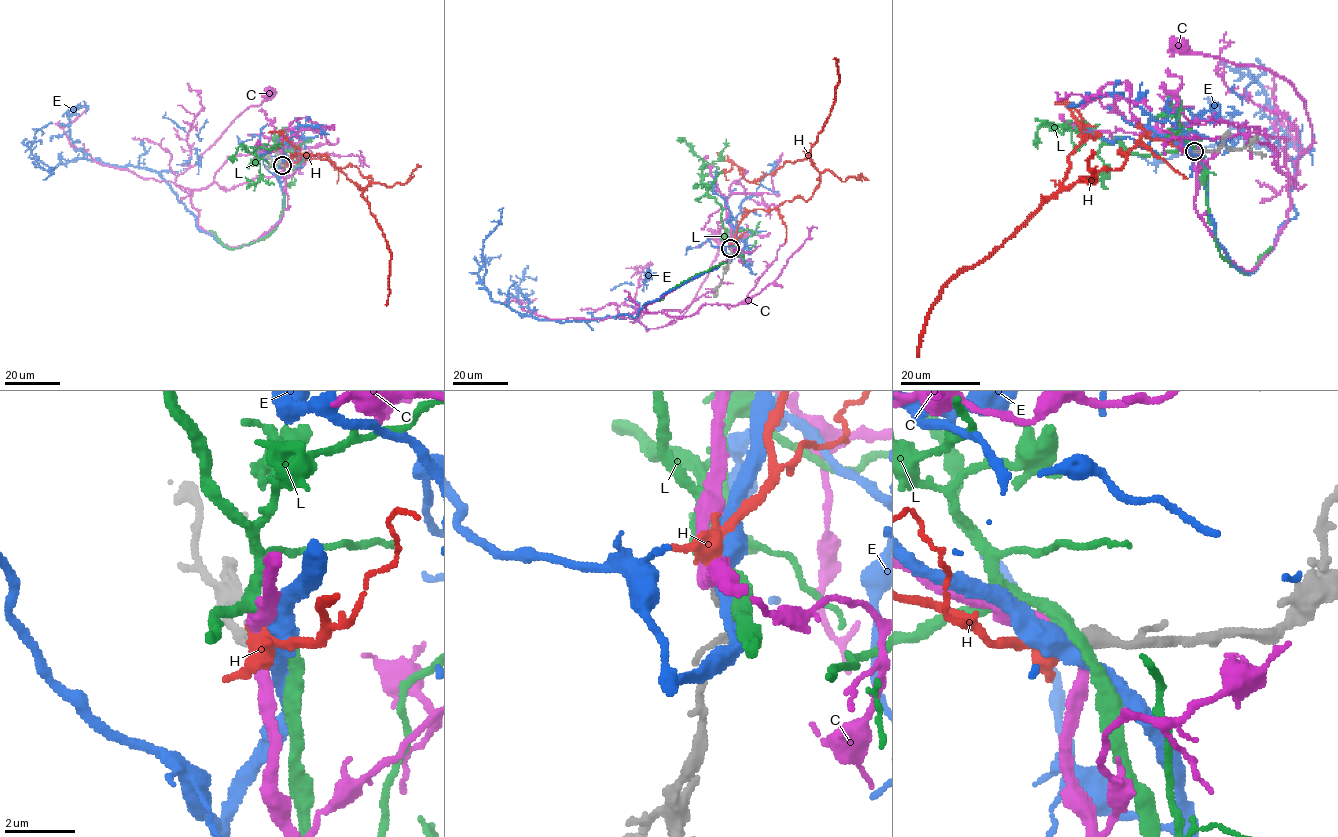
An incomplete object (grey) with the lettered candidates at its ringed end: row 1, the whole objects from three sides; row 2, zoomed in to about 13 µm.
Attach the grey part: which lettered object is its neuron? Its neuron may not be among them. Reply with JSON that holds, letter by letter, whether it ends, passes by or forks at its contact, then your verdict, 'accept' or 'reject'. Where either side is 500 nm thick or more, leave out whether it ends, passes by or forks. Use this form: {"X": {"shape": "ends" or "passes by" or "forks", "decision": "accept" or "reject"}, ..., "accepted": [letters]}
{"C": {"shape": "passes by", "decision": "reject"}, "E": {"shape": "passes by", "decision": "reject"}, "H": {"shape": "passes by", "decision": "accept"}, "L": {"decision": "reject"}, "accepted": ["H"]}

